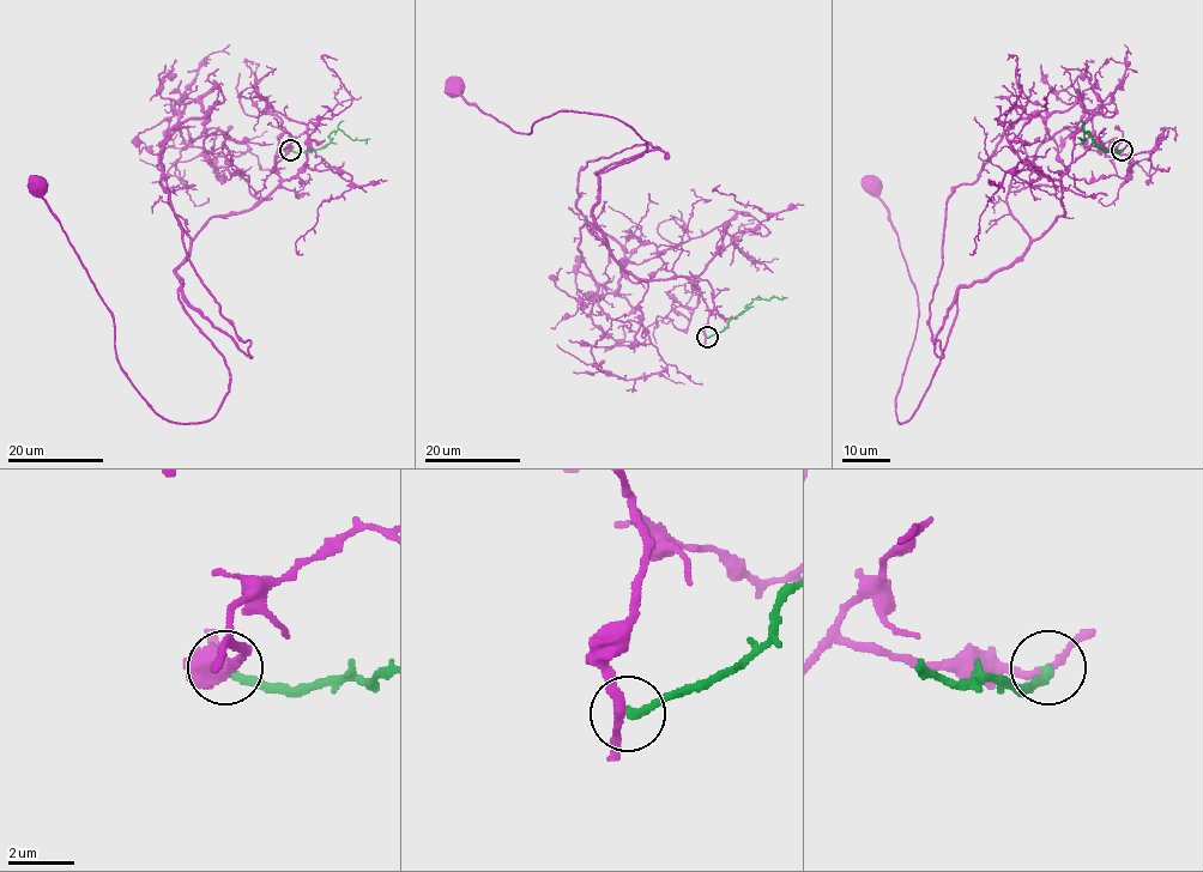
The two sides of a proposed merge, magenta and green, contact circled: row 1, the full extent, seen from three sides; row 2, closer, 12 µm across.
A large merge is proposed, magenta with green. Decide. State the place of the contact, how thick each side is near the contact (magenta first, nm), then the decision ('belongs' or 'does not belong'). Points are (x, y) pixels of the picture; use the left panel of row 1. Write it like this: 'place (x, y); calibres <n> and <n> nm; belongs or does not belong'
place (290, 150); calibres 240 and 260 nm; does not belong

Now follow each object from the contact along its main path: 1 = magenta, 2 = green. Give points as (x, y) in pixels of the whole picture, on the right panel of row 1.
1: (1122, 149), (1080, 155), (1061, 179), (1063, 215), (957, 289), (942, 356), (901, 423), (918, 296), (872, 185)
2: (1122, 149), (1118, 152), (1104, 150), (1083, 129), (1082, 138)

